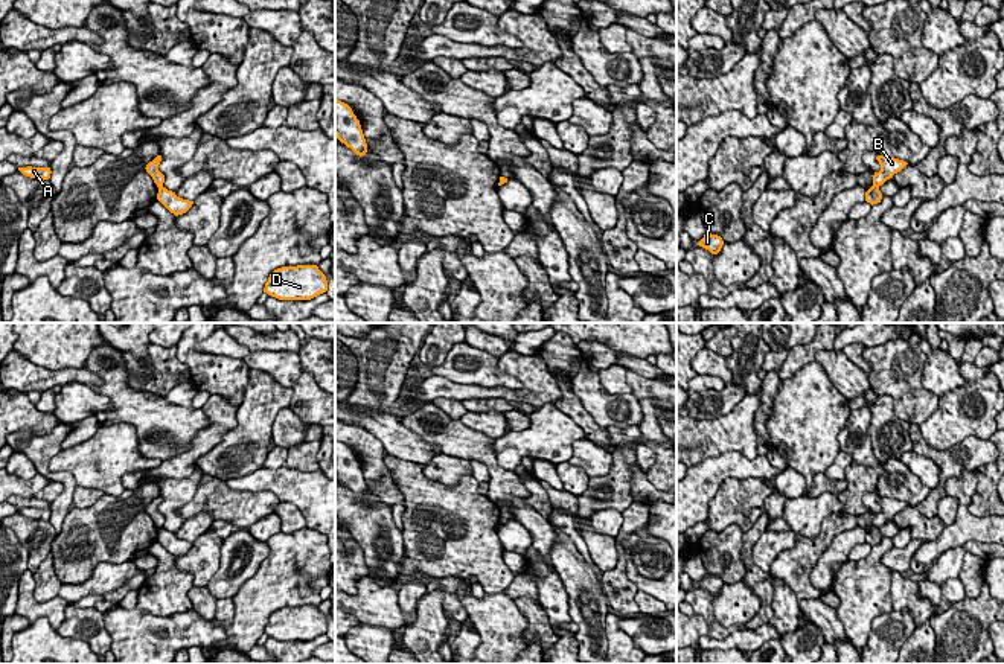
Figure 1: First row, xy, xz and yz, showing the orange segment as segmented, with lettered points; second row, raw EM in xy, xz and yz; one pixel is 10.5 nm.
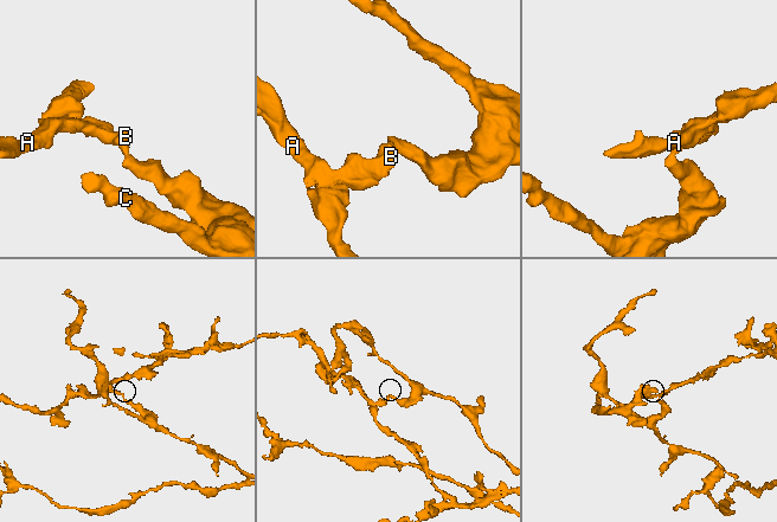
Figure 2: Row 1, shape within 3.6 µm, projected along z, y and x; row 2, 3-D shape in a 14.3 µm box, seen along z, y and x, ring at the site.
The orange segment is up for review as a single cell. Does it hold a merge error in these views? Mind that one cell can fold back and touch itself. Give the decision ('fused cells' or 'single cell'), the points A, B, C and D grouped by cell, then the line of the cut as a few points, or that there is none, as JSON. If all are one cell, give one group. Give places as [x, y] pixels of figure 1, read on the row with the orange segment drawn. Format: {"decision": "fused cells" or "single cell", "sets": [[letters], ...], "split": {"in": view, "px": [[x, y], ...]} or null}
{"decision": "fused cells", "sets": [["A", "B"], ["C", "D"]], "split": {"in": "yz", "px": [[873, 183], [878, 188]]}}

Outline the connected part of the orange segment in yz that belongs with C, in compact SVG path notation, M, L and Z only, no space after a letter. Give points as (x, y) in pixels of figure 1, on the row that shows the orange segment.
M705 233L698 245L708 250L711 254L718 254L724 245L724 241L718 235Z

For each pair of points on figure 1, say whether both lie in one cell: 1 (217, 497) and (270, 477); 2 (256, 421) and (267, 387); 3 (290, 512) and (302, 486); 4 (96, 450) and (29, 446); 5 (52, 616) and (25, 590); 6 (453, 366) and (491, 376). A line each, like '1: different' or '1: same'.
1: different
2: same
3: different
4: different
5: same
6: same

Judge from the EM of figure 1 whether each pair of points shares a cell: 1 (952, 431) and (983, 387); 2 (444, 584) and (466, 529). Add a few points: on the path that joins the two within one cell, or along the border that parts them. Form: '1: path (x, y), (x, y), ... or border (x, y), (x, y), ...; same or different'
1: path (957, 418), (957, 402), (969, 392); same
2: border (433, 577), (462, 577), (466, 580); different

